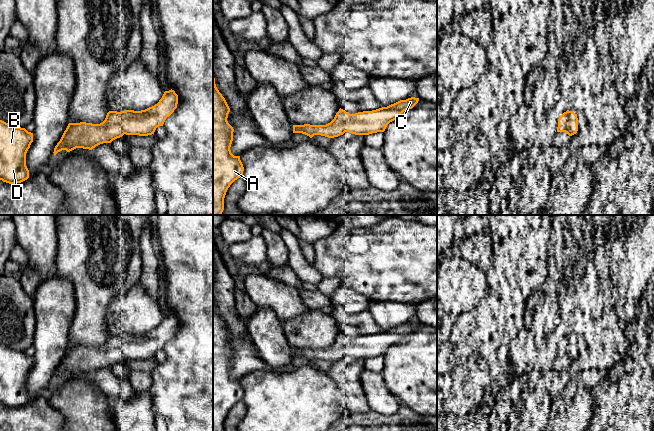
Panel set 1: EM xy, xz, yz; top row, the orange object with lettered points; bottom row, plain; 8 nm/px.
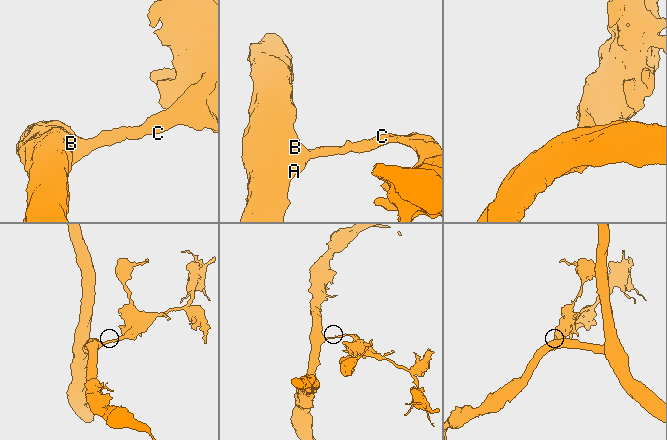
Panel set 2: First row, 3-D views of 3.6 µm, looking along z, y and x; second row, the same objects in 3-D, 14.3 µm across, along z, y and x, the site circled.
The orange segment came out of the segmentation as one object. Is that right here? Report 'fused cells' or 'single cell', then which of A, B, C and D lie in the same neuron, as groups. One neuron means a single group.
single cell; A B C D

